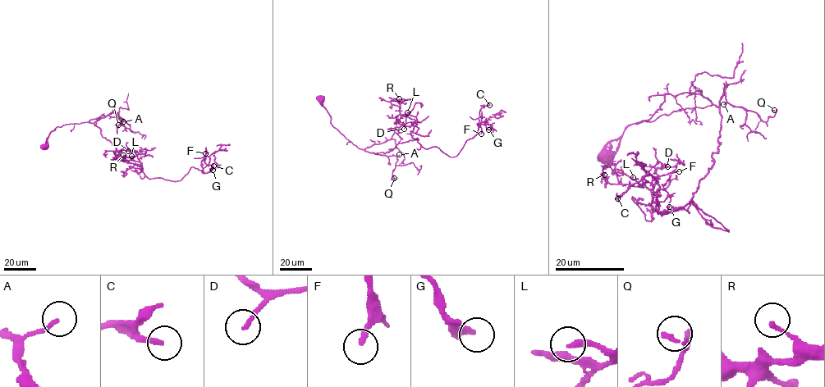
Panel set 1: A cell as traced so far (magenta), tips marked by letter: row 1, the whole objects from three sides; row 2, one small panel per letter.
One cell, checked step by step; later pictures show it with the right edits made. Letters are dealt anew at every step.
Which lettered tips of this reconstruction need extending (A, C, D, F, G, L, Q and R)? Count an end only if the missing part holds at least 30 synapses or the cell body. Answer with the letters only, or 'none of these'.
none of these

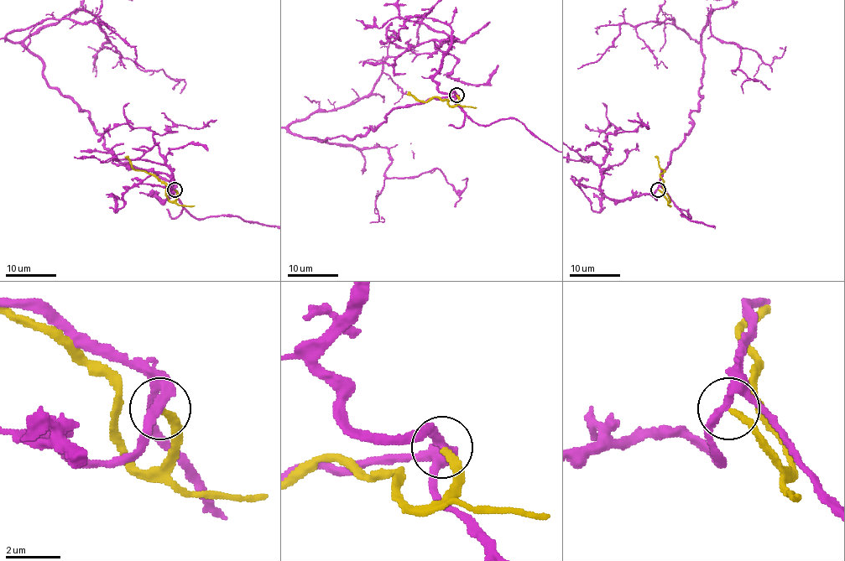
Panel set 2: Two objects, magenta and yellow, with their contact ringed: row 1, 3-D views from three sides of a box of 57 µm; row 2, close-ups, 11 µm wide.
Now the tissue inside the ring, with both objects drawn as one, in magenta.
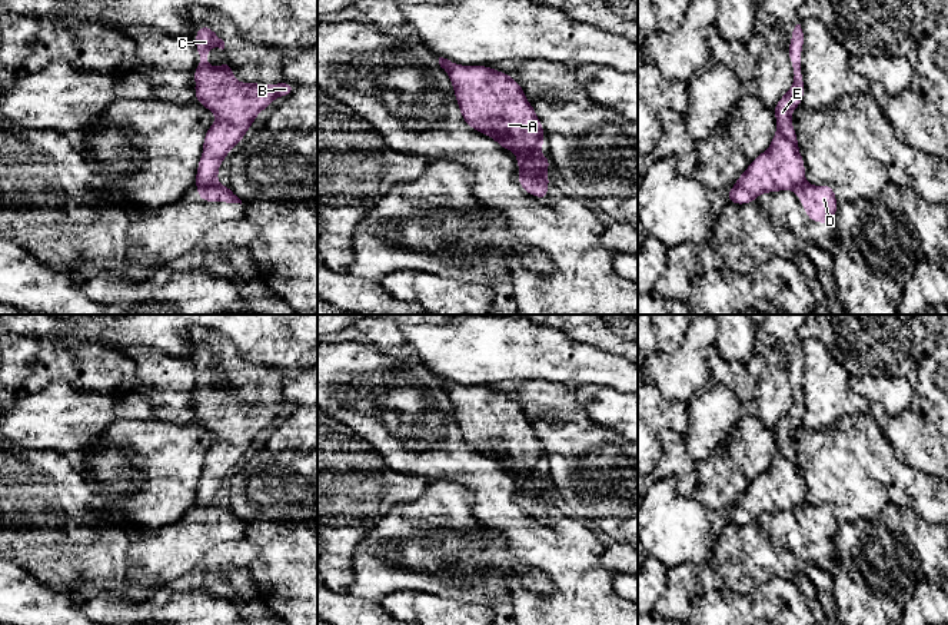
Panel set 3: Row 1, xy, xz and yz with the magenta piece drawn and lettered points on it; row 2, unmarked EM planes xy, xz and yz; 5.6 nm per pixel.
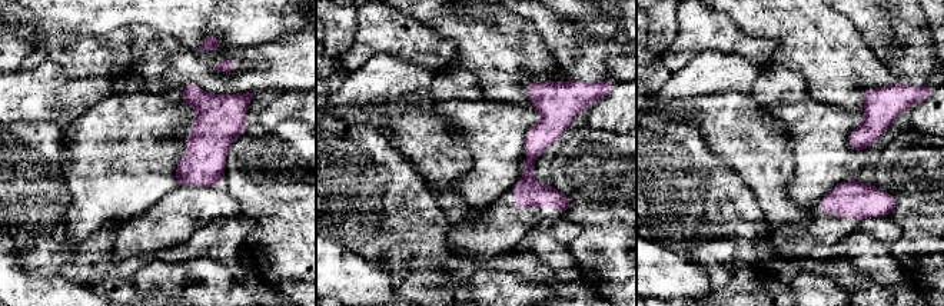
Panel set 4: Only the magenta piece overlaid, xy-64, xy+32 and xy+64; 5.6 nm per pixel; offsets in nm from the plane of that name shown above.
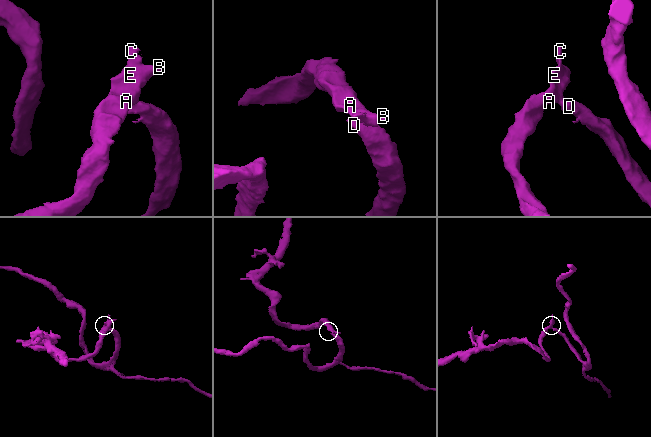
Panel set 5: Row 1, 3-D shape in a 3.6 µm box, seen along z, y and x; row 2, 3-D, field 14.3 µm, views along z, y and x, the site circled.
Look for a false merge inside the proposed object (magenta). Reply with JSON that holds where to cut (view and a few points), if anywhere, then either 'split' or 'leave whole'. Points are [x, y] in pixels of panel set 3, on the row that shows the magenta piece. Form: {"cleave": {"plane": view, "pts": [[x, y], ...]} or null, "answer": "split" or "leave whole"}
{"cleave": {"plane": "xy", "pts": [[218, 183], [196, 186]]}, "answer": "split"}

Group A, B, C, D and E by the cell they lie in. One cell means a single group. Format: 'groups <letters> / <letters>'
groups A B C E / D

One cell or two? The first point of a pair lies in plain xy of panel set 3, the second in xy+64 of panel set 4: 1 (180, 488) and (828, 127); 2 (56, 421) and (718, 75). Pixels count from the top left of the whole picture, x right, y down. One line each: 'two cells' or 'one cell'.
1: one cell
2: one cell

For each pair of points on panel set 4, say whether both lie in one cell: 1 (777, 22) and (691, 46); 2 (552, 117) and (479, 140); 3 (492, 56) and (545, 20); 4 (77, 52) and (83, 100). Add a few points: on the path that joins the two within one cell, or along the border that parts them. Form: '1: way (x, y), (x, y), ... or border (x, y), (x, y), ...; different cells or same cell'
1: border (725, 15), (753, 37); different cells
2: border (531, 106), (539, 119), (525, 135), (528, 155); different cells
3: border (518, 15), (532, 25), (552, 56); different cells
4: border (52, 60), (75, 77), (107, 77); different cells

